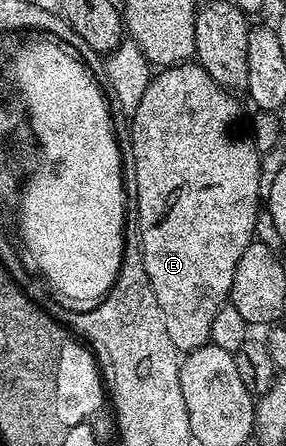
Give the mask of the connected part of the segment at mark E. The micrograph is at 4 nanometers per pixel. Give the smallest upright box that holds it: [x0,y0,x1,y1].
[129,62,263,354]

